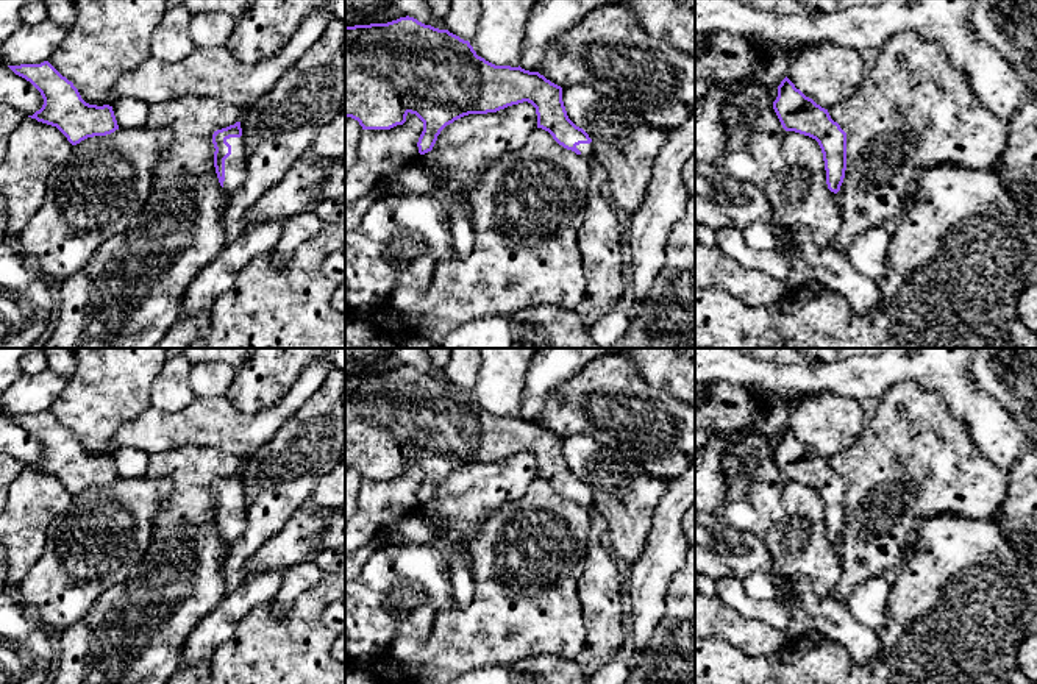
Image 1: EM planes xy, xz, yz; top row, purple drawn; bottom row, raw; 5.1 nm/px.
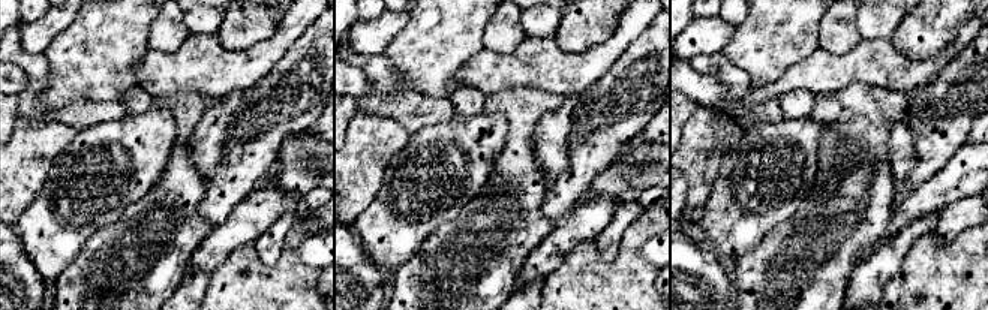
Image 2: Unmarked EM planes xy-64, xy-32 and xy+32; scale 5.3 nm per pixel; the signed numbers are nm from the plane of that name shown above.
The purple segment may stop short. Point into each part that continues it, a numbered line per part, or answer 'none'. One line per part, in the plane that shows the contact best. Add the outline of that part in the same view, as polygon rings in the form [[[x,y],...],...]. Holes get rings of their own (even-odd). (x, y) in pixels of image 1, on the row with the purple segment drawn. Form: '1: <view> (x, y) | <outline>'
1: xy (235, 164) | [[[230,137],[231,155],[225,159],[223,192],[234,194],[245,181],[245,142],[244,137]]]

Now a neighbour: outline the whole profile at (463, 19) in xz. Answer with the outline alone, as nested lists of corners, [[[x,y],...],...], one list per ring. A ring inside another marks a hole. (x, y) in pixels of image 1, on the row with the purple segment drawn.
[[[453,0],[445,17],[447,30],[464,41],[472,42],[481,19],[479,0]]]

